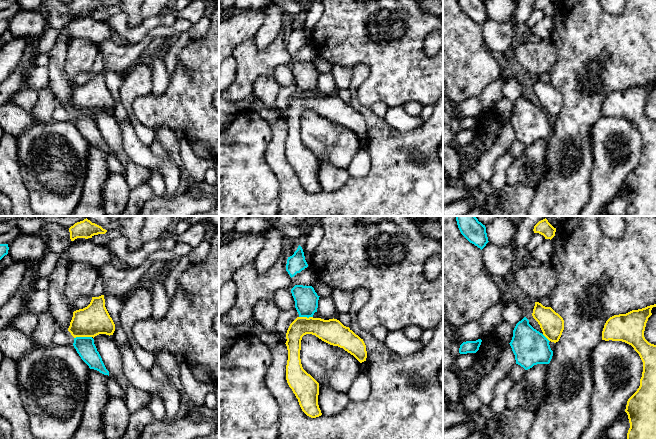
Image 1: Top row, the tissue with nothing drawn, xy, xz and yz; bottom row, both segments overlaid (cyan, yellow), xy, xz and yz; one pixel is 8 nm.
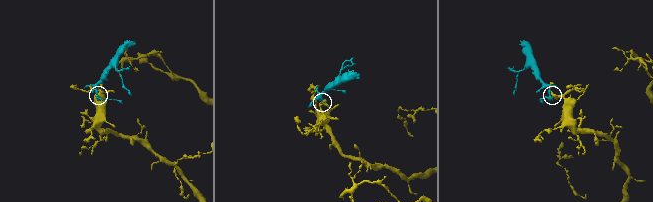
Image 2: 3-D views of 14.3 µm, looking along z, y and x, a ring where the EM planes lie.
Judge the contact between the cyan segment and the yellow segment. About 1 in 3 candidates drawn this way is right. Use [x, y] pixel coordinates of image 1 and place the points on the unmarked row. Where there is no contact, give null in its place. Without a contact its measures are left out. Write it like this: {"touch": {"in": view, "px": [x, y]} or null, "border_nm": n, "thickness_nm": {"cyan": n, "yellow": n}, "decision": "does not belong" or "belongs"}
{"touch": {"in": "xy", "px": [82, 113]}, "border_nm": 140, "thickness_nm": {"cyan": 160, "yellow": 240}, "decision": "does not belong"}

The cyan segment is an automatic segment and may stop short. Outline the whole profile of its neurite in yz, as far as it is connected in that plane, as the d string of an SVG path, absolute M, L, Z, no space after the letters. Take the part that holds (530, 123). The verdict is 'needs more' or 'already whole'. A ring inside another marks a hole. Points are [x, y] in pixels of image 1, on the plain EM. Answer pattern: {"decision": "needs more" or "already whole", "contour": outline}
{"decision": "already whole", "contour": "M524 93L516 100L513 106L512 116L509 120L515 131L516 140L528 146L537 140L550 139L553 127L550 124L549 118Z"}

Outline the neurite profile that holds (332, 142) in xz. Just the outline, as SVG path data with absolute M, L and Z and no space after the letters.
M312 110L302 113L300 135L303 145L319 160L341 169L349 167L362 145L353 131Z

